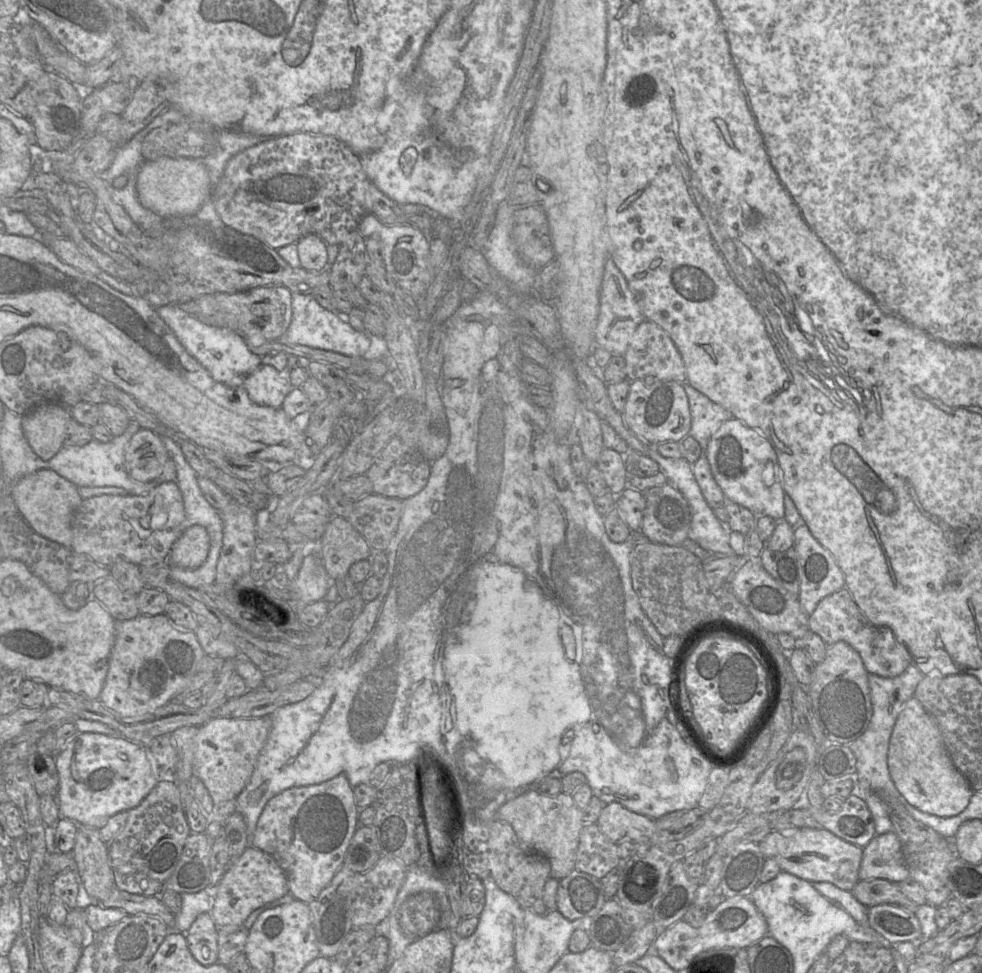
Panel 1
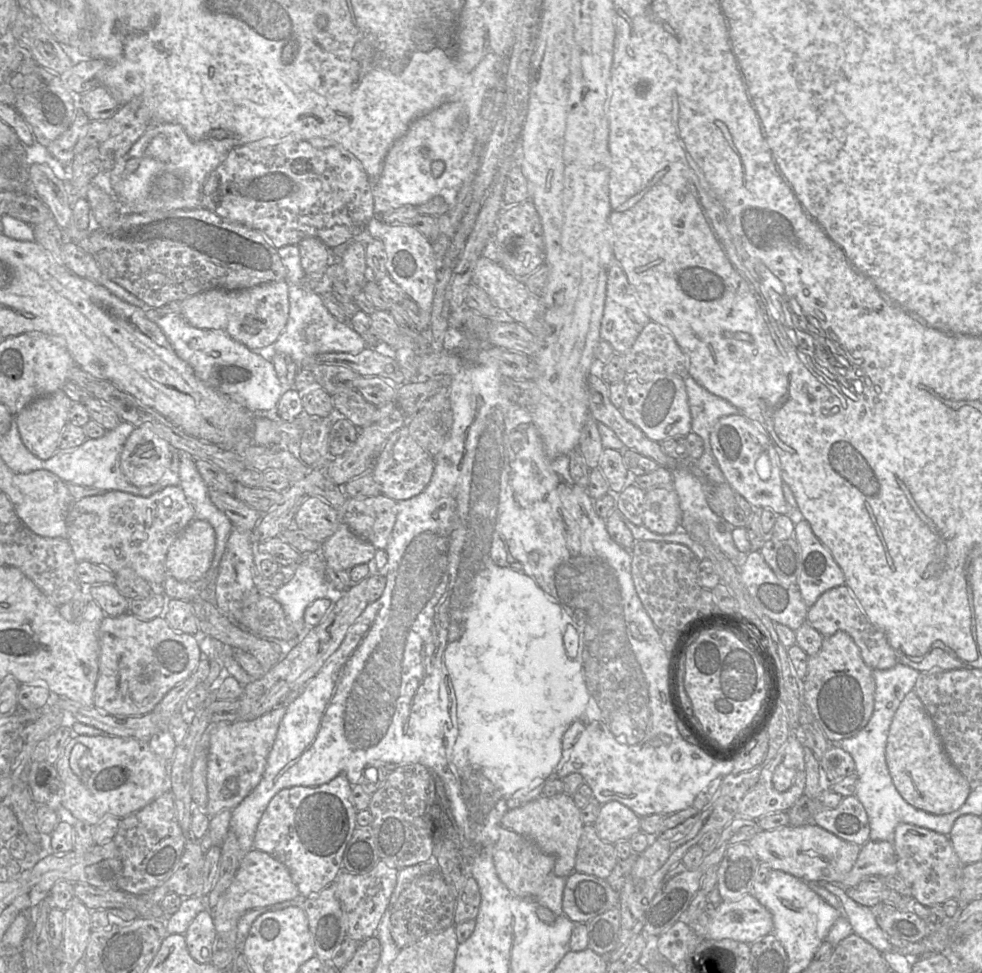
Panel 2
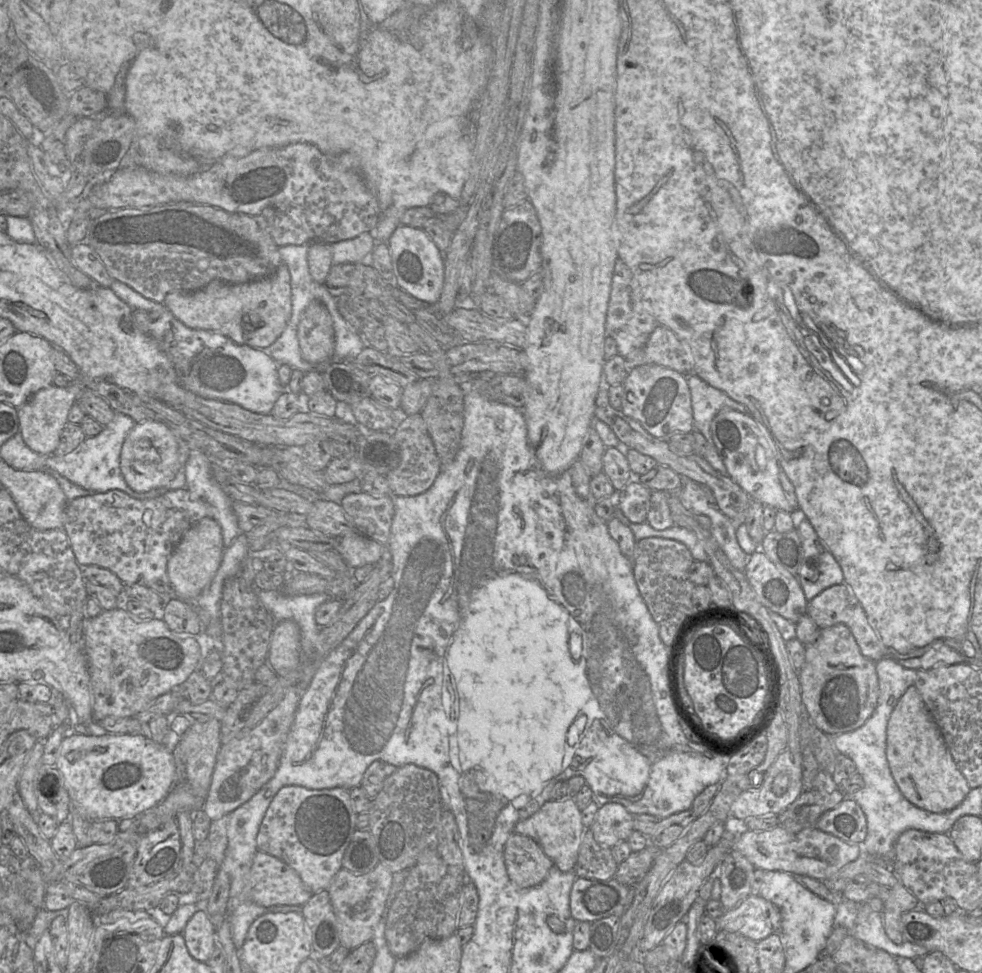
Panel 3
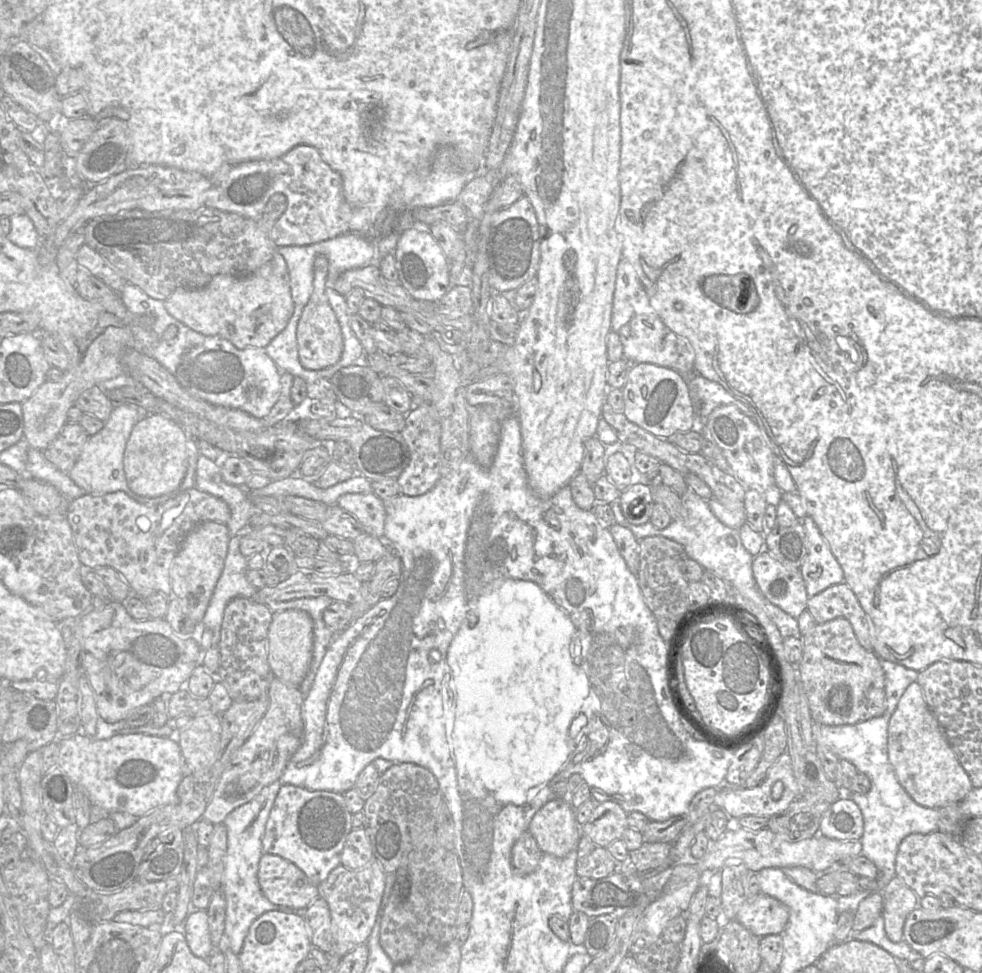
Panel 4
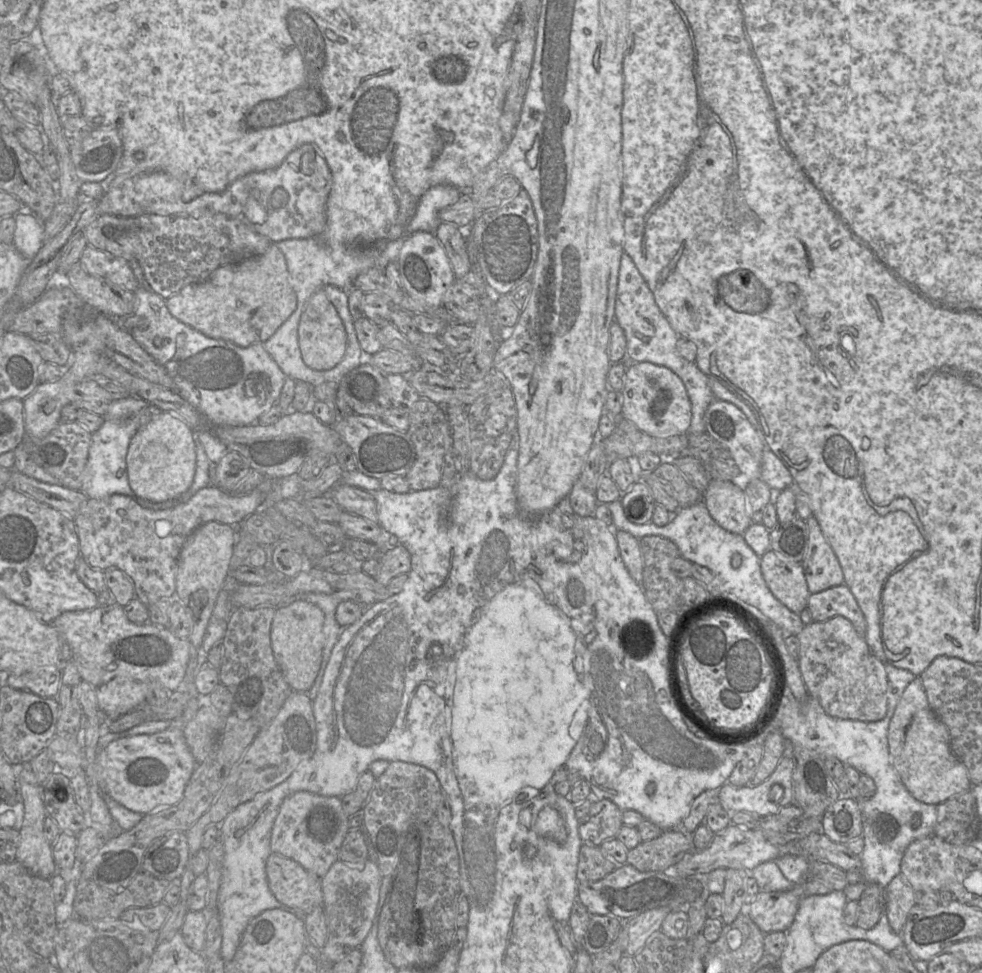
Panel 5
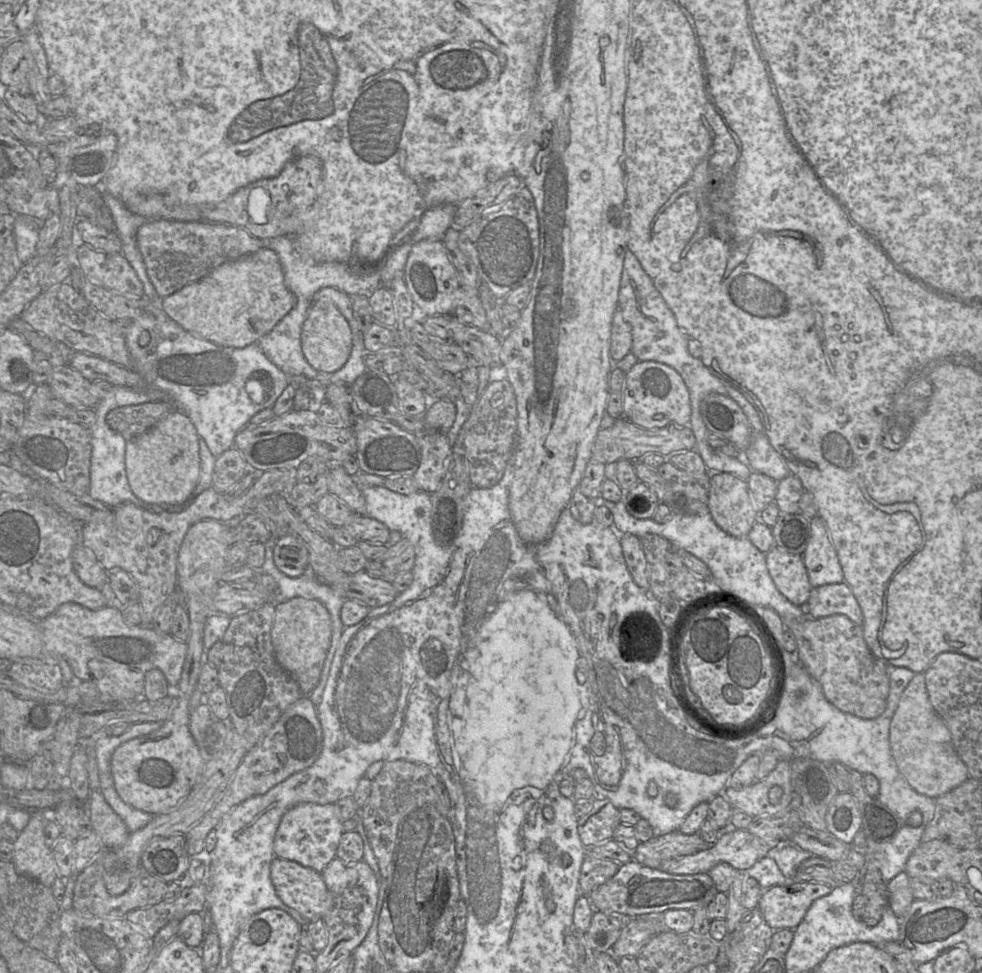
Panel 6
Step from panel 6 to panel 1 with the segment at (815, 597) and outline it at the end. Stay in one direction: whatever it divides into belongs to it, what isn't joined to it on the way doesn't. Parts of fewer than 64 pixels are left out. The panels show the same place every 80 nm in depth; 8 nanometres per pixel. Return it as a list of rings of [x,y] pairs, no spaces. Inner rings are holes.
[[[845,587],[819,601],[808,616],[808,627],[827,645],[838,641],[848,643],[858,652],[868,673],[893,678],[903,673],[910,665],[907,651],[897,642],[892,630],[870,622]]]

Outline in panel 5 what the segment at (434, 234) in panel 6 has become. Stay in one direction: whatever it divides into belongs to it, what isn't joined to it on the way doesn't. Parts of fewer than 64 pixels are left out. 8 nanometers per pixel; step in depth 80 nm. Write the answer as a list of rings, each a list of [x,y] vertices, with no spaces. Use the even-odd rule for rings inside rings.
[[[441,184],[429,188],[419,199],[416,212],[411,219],[404,235],[417,231],[434,233],[441,223],[439,212],[458,201],[463,191],[458,188]]]

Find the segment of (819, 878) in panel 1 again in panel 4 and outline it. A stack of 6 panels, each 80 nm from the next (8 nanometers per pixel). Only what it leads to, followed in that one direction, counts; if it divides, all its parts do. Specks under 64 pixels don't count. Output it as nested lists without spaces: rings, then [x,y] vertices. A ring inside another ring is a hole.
[[[770,829],[726,830],[717,840],[710,841],[704,855],[698,859],[697,866],[703,873],[719,871],[727,860],[742,861],[747,869],[758,872],[764,868],[805,867],[822,873],[841,859],[854,858],[862,854],[861,840],[837,840],[817,834],[811,838],[790,842],[779,838]]]

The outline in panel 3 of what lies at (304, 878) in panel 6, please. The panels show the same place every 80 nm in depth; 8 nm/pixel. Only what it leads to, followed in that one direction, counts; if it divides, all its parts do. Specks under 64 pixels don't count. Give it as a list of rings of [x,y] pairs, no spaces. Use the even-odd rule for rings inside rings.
[[[257,851],[251,867],[251,900],[263,907],[303,906],[312,893],[299,874],[275,856]]]

